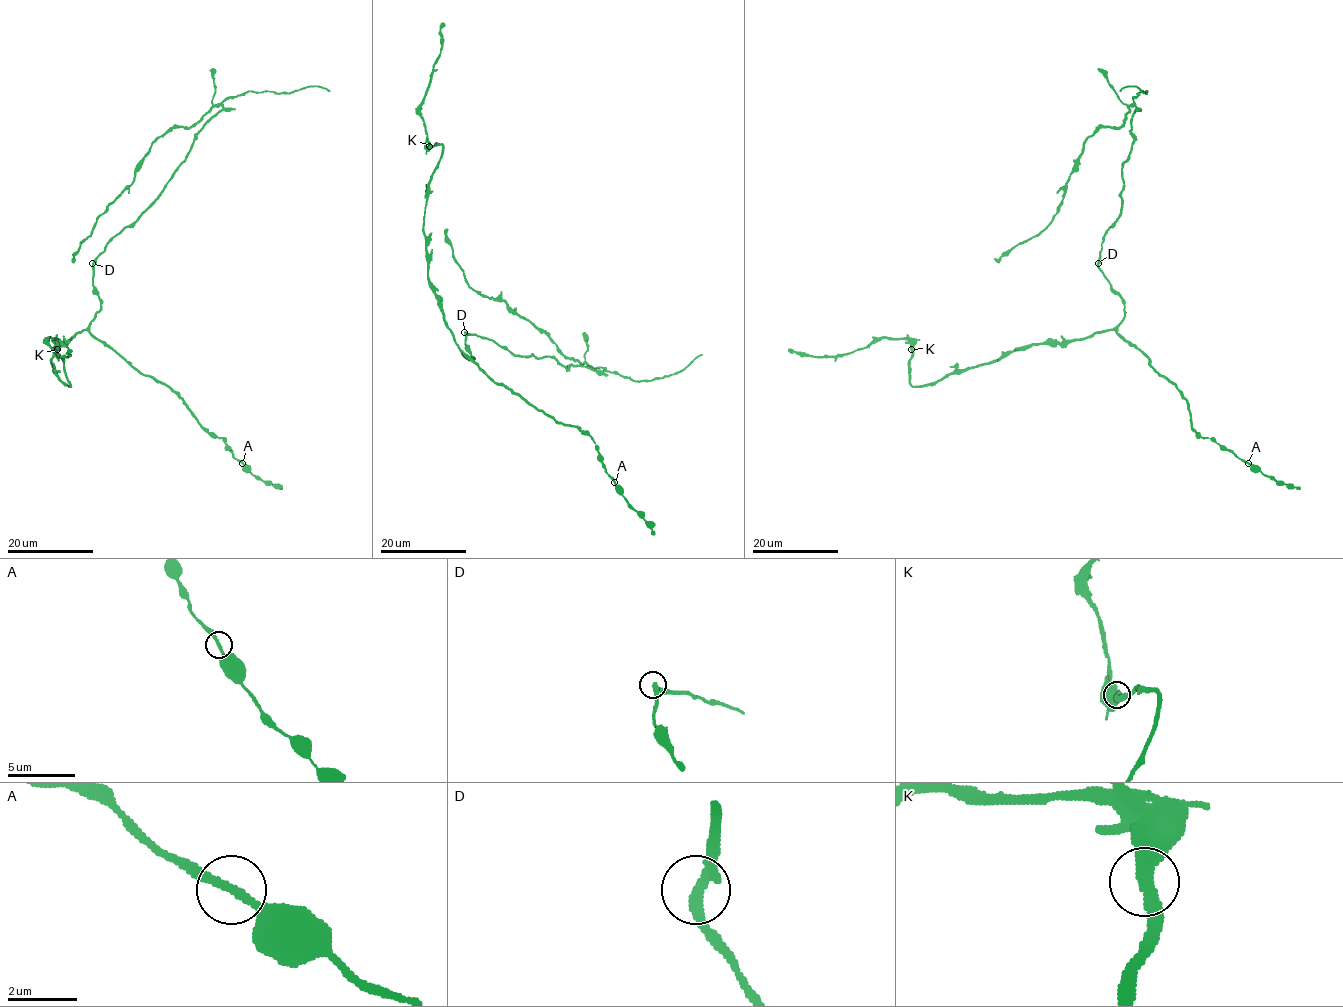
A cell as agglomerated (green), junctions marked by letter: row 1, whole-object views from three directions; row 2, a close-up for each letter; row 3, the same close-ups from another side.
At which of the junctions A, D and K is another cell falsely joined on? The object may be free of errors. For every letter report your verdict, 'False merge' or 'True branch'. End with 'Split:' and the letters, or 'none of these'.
A: True branch
D: True branch
K: True branch
Split: none of these

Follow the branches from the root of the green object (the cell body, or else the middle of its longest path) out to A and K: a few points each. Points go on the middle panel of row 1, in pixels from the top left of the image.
A: (465, 333), (465, 345), (473, 359), (464, 357), (462, 351), (495, 382), (555, 421), (586, 433), (614, 482)
K: (465, 333), (473, 359), (459, 349), (429, 283), (424, 215), (427, 185), (442, 145), (429, 146)

